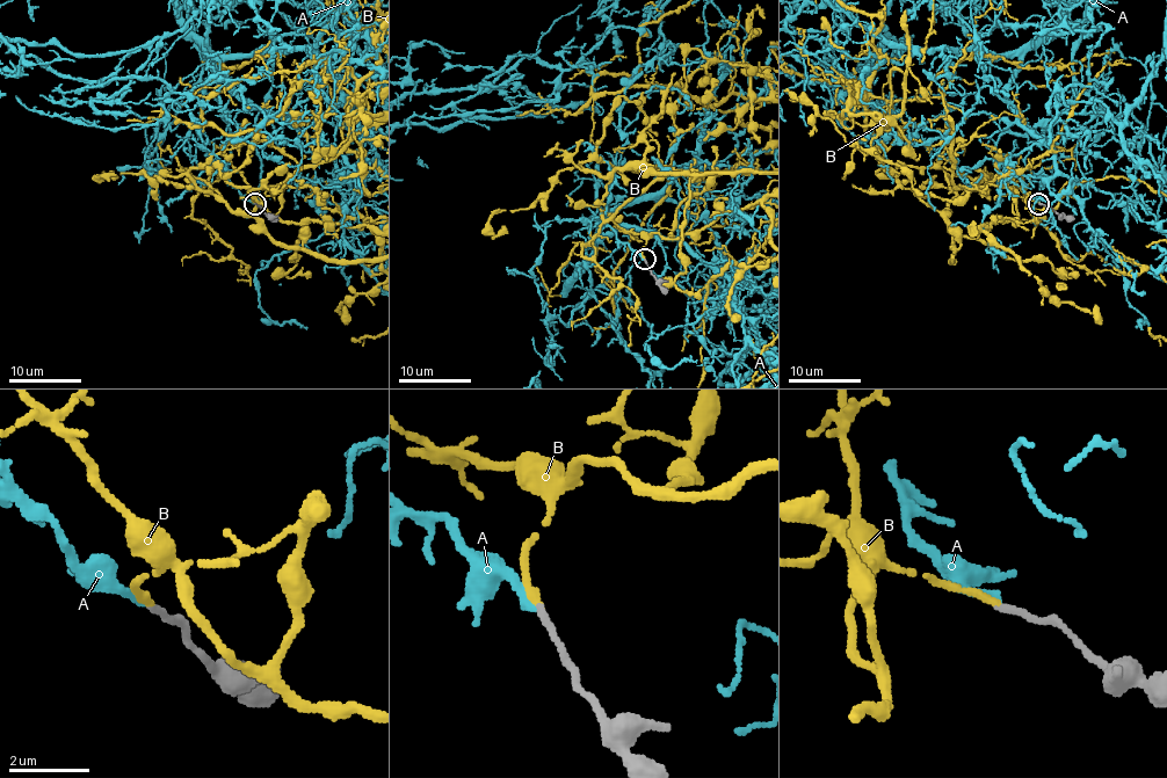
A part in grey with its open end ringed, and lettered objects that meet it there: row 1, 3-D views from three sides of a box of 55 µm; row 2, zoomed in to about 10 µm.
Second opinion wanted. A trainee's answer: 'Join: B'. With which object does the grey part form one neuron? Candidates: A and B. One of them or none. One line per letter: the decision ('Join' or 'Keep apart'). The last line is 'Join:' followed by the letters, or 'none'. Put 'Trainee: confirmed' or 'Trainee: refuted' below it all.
A: Keep apart
B: Join
Join: B
Trainee: confirmed

